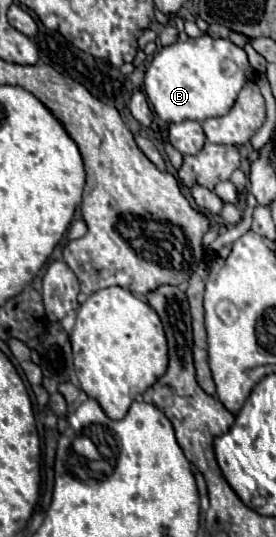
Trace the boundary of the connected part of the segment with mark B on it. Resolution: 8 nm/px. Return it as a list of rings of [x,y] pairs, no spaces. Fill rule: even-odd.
[[[208,33],[196,37],[196,39],[188,39],[188,41],[176,41],[168,47],[162,47],[162,51],[158,51],[146,71],[146,79],[144,79],[144,87],[146,87],[146,95],[150,105],[154,107],[156,115],[164,121],[164,123],[180,123],[186,119],[192,121],[204,121],[208,117],[222,117],[224,113],[228,113],[240,93],[240,89],[244,87],[244,83],[254,81],[256,71],[252,69],[252,65],[248,63],[246,51],[238,45],[234,45],[230,39],[214,39]]]

